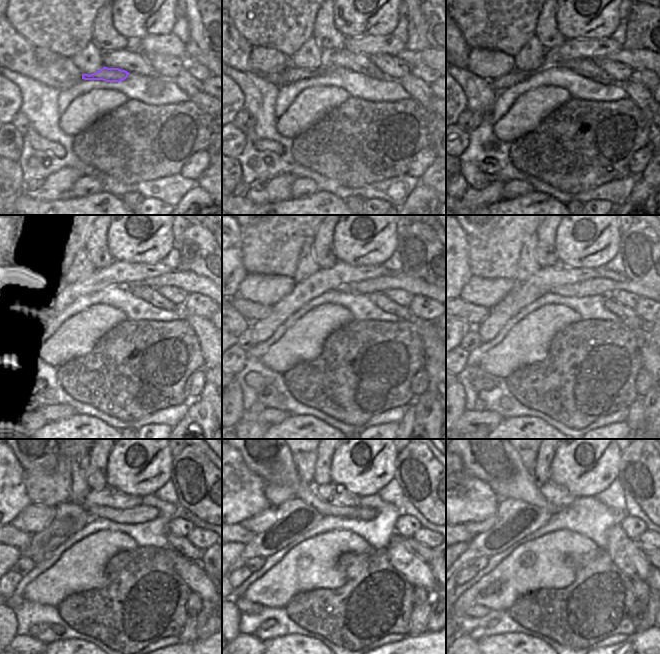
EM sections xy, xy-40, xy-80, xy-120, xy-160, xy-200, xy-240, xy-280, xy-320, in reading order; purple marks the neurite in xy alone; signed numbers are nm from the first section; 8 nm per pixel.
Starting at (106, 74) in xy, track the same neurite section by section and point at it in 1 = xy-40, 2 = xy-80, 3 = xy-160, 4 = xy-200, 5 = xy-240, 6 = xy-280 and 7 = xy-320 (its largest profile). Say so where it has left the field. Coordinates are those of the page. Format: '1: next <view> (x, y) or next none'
1: next xy-40 (291, 75)
2: next xy-80 (515, 77)
3: next xy-160 (252, 312)
4: next xy-200 (471, 313)
5: next xy-240 (18, 538)
6: next xy-280 (242, 536)
7: next xy-320 (466, 537)

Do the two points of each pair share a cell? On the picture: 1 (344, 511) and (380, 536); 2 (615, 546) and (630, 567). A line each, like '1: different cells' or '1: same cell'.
1: different cells
2: same cell

